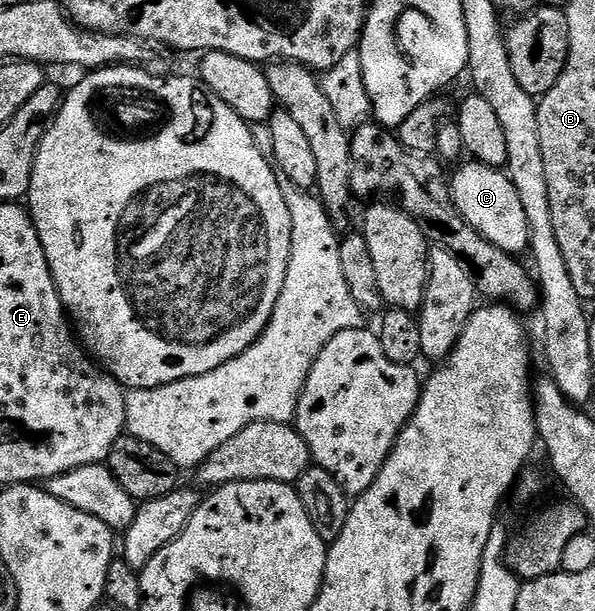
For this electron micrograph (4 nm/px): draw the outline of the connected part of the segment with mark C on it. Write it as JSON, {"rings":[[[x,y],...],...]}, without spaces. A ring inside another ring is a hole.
{"rings":[[[461,163],[461,168],[450,176],[452,197],[454,206],[458,206],[458,214],[462,214],[462,218],[494,246],[513,254],[527,253],[526,210],[522,210],[522,198],[518,198],[518,190],[514,190],[514,182],[510,182],[507,171],[485,164],[467,163]]]}

